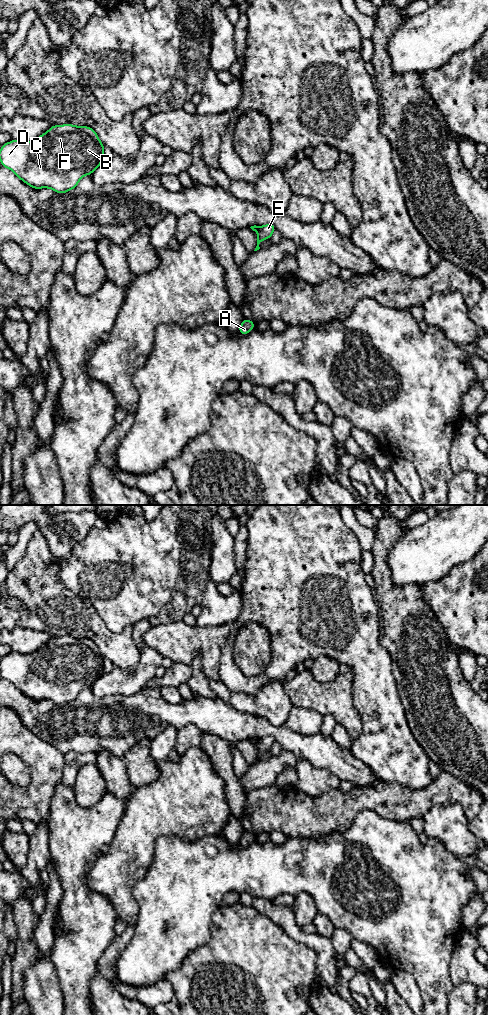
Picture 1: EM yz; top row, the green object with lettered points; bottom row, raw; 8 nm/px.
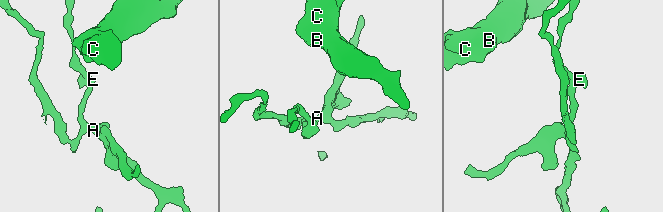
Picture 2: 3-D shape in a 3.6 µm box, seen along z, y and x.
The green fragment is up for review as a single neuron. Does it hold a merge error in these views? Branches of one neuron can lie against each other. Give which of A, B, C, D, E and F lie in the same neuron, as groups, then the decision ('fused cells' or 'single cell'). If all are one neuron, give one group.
A E / B C D F; fused cells

